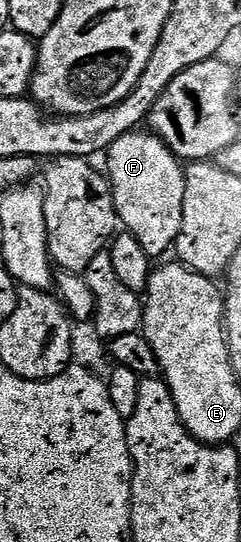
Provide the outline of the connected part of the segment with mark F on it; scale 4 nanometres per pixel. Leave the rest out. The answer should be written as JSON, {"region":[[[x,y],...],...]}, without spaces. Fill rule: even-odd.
{"region":[[[138,130],[119,138],[109,148],[107,179],[113,189],[113,201],[118,221],[147,250],[151,258],[158,258],[177,243],[183,226],[183,194],[185,168],[167,145],[152,131]]]}

